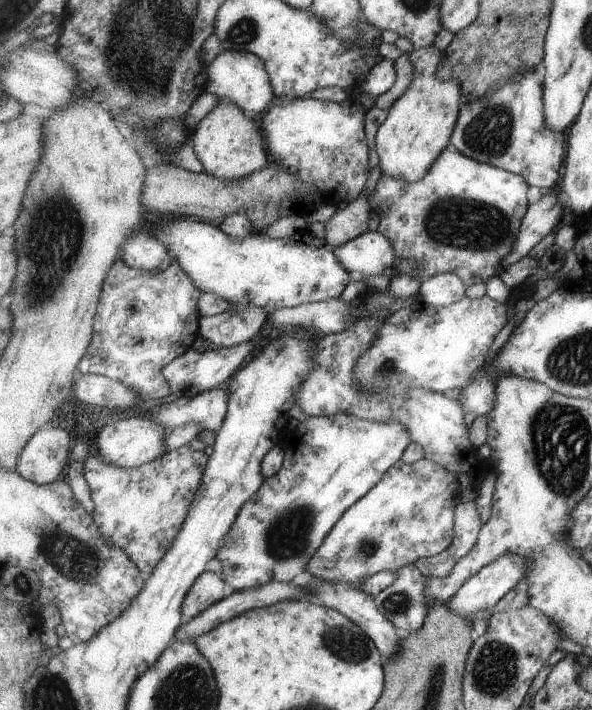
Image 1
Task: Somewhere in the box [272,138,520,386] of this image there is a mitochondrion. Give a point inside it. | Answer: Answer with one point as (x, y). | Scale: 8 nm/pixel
(470, 226)

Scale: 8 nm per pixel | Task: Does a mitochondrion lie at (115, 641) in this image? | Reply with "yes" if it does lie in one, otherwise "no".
no

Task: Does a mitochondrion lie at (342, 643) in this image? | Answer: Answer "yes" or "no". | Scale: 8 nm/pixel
yes

